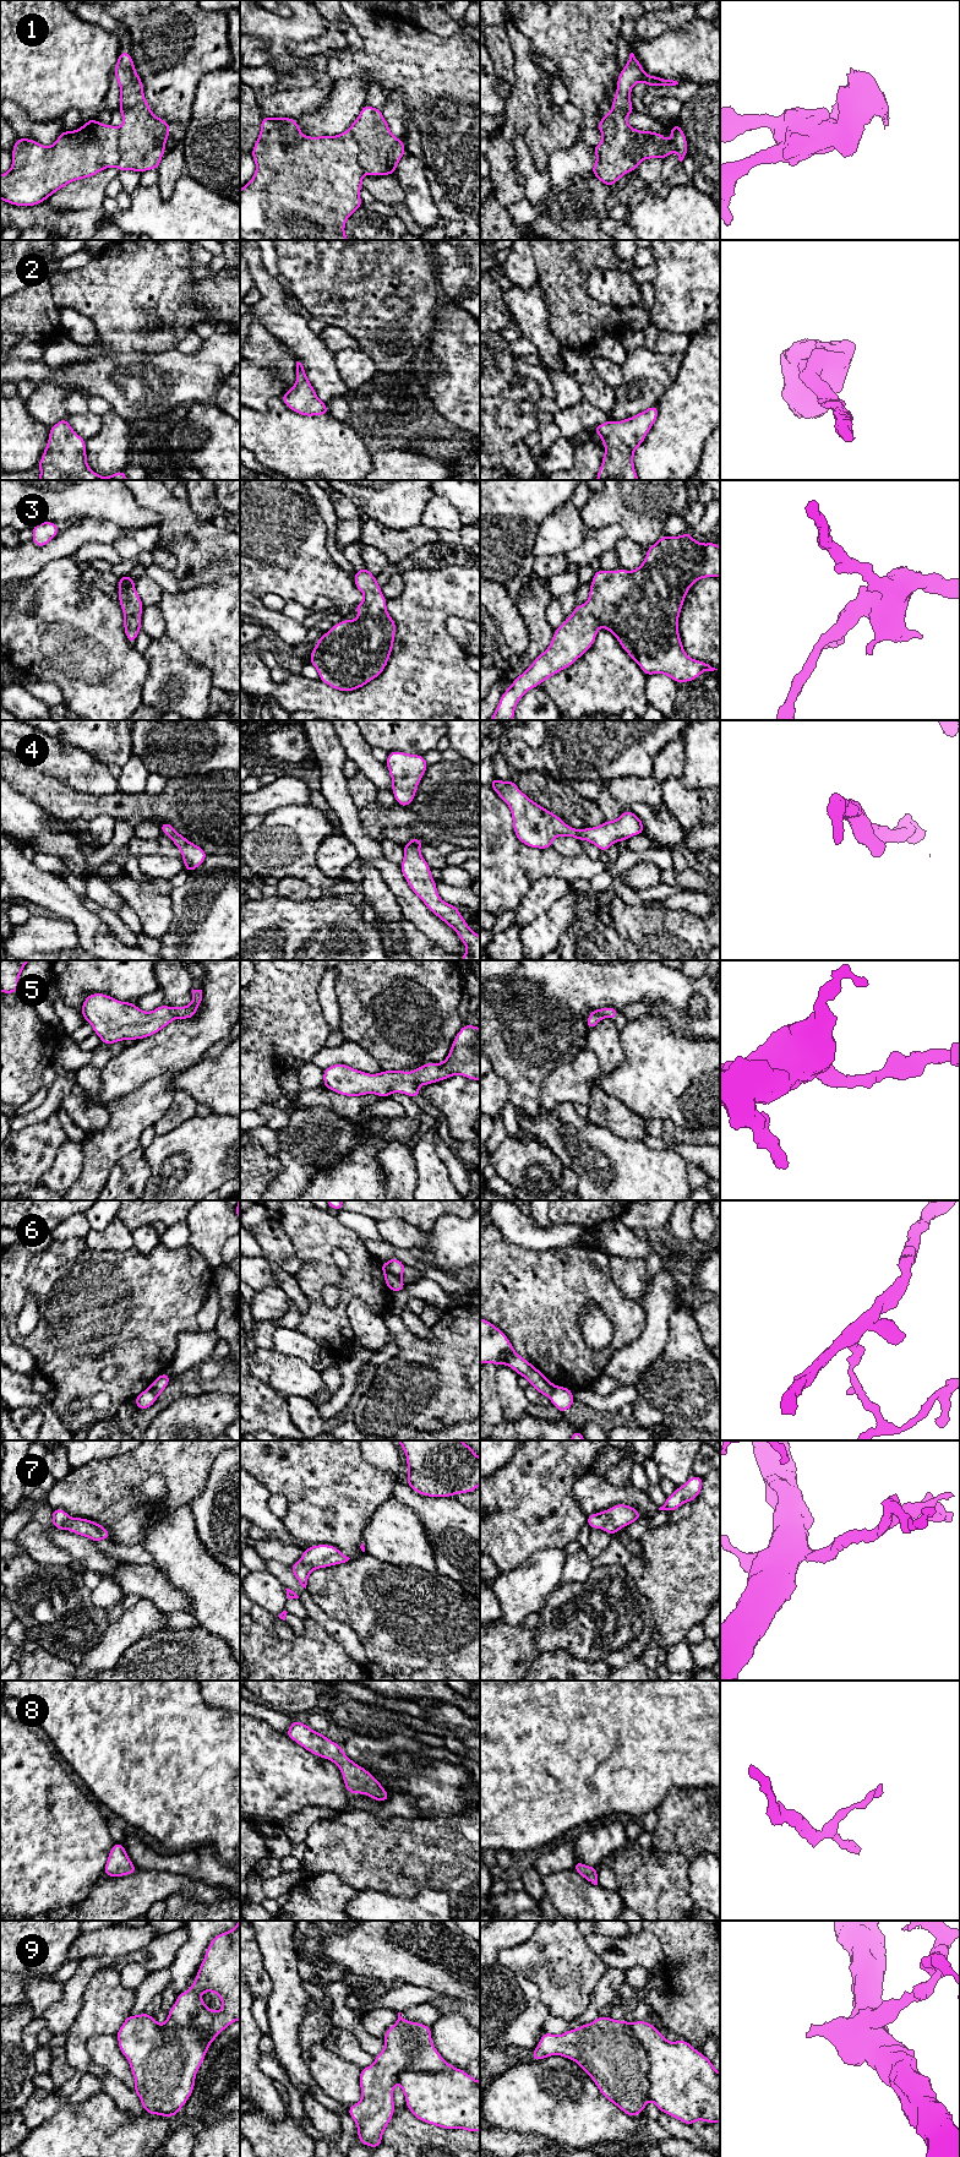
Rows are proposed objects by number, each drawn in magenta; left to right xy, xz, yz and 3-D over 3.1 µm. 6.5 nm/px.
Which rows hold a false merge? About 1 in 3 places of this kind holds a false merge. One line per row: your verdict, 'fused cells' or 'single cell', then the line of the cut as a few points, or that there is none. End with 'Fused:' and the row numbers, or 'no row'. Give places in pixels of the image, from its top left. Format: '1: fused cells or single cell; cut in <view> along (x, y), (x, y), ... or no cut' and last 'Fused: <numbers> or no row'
1: fused cells; cut in yz along (634, 130), (643, 143), (638, 163)
2: single cell; no cut
3: single cell; no cut
4: single cell; no cut
5: single cell; no cut
6: fused cells; cut in xz along (386, 1263), (401, 1278)
7: single cell; no cut
8: single cell; no cut
9: fused cells; cut in yz along (630, 2024), (645, 2053), (649, 2100)
Fused: 1, 6, 9

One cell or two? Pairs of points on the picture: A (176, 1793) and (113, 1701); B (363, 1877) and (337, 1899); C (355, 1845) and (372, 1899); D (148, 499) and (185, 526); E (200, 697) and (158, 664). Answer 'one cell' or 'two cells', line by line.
A: one cell
B: two cells
C: two cells
D: one cell
E: one cell

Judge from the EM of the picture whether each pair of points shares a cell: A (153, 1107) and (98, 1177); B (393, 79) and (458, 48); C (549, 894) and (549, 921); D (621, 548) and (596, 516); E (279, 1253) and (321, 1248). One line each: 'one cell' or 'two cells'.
A: one cell
B: one cell
C: two cells
D: two cells
E: two cells

